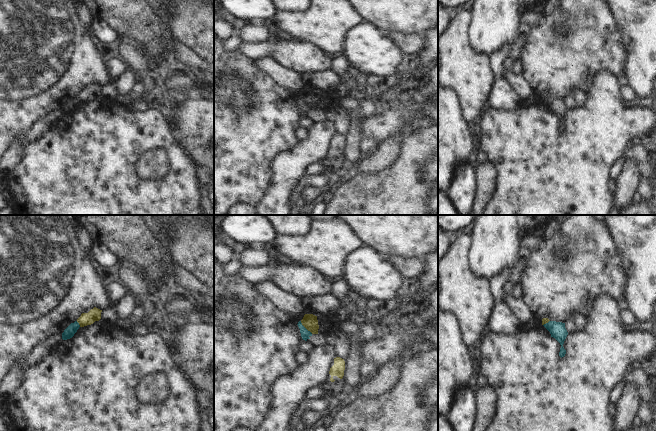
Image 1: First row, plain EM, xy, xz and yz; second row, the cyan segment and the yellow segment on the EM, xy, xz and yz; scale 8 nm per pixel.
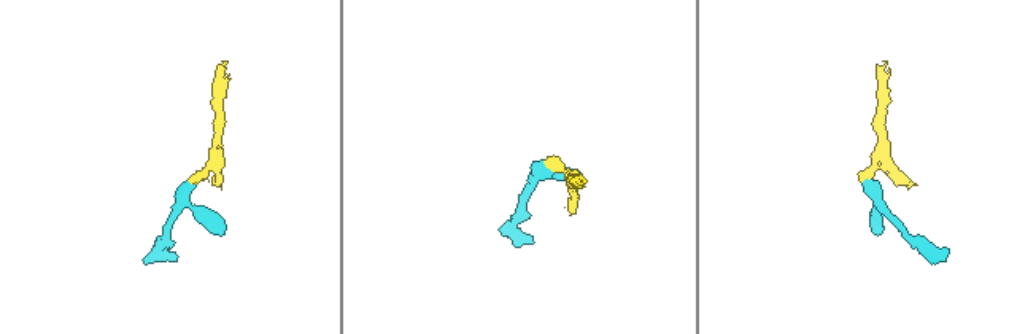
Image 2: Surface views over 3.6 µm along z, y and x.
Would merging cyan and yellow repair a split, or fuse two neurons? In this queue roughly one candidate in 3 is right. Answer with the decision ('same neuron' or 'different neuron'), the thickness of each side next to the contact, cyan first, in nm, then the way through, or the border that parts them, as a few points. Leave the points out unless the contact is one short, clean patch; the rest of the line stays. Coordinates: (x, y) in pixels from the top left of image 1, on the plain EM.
different neuron; calibres 70 and 120 nm; border xz (300, 97), (312, 109)

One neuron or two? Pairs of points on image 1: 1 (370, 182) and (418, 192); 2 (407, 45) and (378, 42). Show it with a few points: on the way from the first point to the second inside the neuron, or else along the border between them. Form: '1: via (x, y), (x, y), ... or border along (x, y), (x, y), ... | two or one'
1: via (382, 192), (406, 192) | one
2: border along (380, 31), (403, 52) | two

